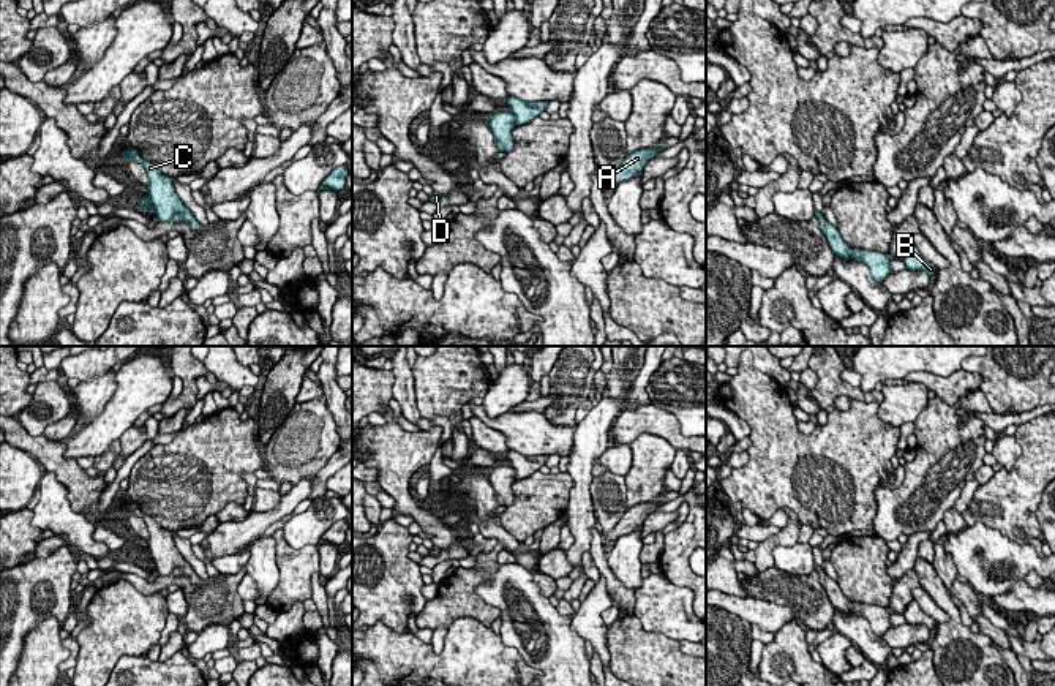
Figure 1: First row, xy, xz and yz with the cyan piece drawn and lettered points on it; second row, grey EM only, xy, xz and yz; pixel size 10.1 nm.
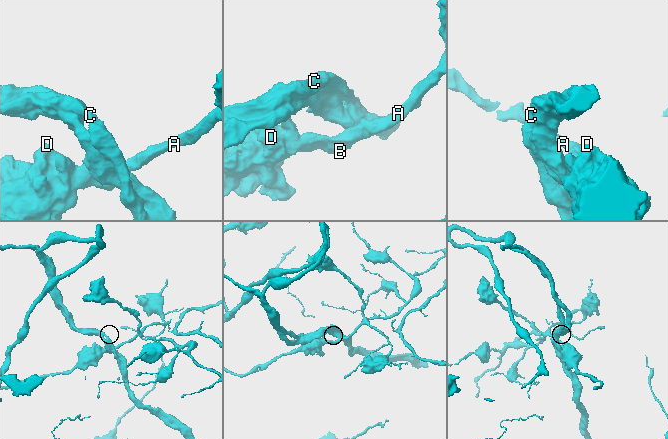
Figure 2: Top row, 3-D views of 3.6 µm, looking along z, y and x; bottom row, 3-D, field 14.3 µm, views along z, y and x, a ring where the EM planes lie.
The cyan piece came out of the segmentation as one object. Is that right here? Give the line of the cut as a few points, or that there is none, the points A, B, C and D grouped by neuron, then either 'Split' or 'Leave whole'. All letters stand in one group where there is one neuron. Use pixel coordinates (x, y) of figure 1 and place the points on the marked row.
No split. Groups: A B C D. Leave whole

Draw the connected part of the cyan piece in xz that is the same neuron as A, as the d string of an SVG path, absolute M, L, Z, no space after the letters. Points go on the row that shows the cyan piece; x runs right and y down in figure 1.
M648 147L627 155L627 158L618 168L618 171L606 180L606 183L616 187L621 182L630 180L632 177L635 177L636 172L643 171L643 168L652 156L655 156L662 150L663 147Z

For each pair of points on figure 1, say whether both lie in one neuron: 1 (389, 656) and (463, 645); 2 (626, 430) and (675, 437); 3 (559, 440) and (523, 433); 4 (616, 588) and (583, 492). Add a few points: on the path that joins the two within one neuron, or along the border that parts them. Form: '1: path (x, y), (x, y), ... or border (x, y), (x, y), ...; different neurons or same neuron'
1: path (408, 659), (446, 661); same neuron
2: path (638, 425), (662, 425); same neuron
3: path (550, 438), (533, 433); same neuron
4: border (594, 525), (588, 550); different neurons

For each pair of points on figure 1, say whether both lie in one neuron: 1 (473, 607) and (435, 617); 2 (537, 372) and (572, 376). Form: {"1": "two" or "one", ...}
{"1": "one", "2": "two"}

